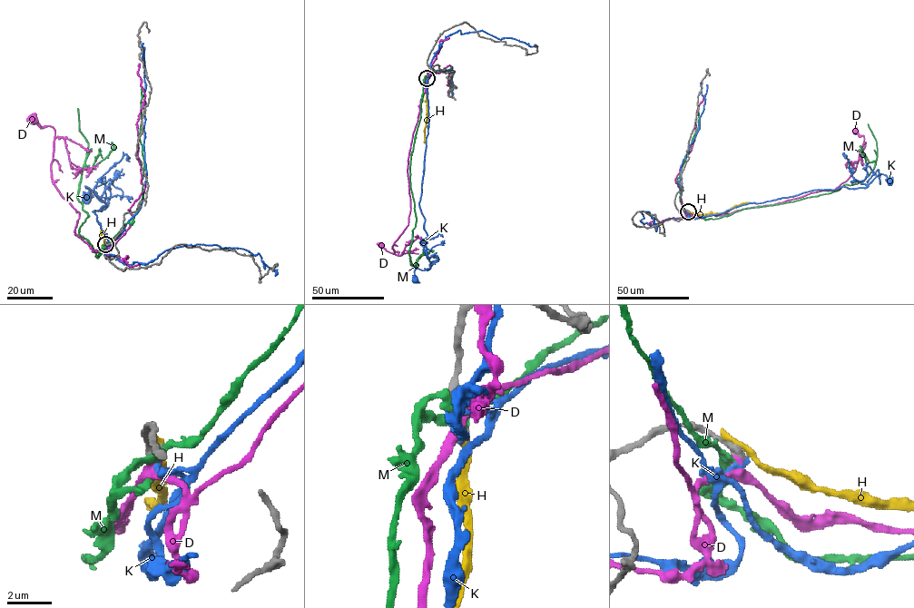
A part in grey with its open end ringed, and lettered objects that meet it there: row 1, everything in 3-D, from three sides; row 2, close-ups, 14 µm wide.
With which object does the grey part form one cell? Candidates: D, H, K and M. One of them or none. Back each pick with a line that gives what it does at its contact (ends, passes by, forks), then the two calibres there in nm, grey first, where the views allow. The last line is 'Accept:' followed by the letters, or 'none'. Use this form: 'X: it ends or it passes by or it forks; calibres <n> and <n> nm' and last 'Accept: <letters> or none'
Accept: none

